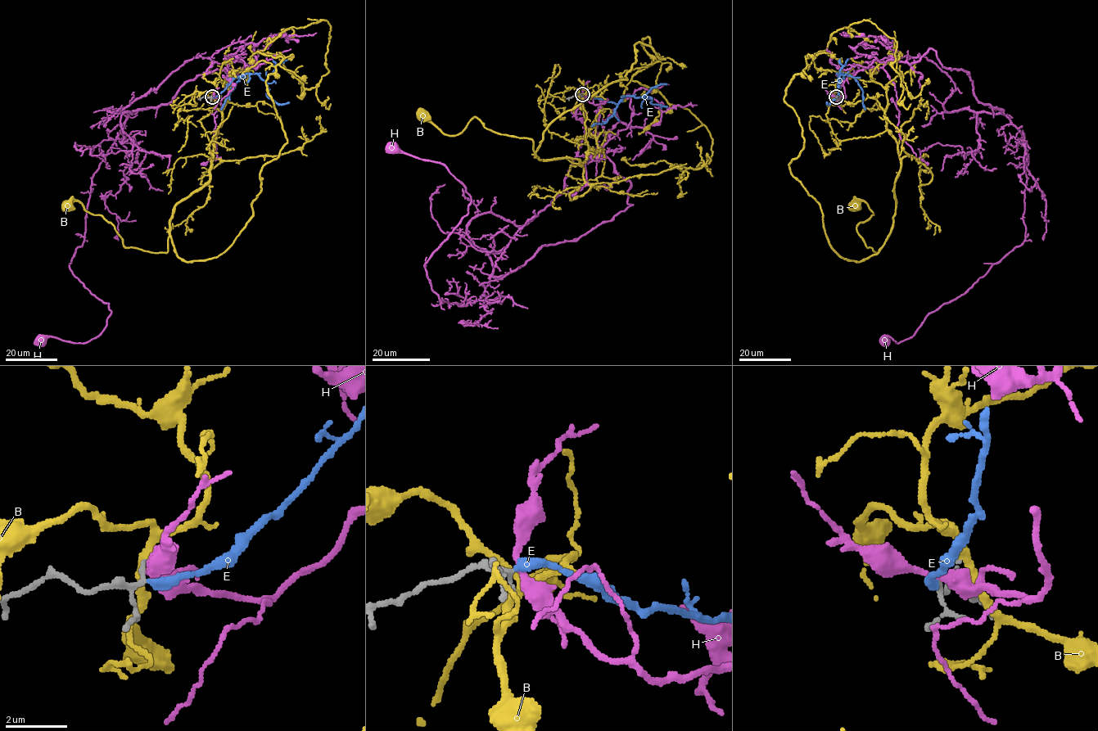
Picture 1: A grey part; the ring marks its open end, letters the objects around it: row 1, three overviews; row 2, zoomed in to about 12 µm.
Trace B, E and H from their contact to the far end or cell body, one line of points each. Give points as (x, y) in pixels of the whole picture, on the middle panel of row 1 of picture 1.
B: (582, 96), (593, 149), (580, 166), (540, 160), (530, 139), (476, 117), (446, 135), (422, 115)
E: (582, 94), (618, 103), (625, 97), (643, 97), (661, 84), (666, 84)
H: (582, 94), (605, 102), (597, 143), (632, 205), (466, 304), (424, 264), (471, 197), (390, 146)

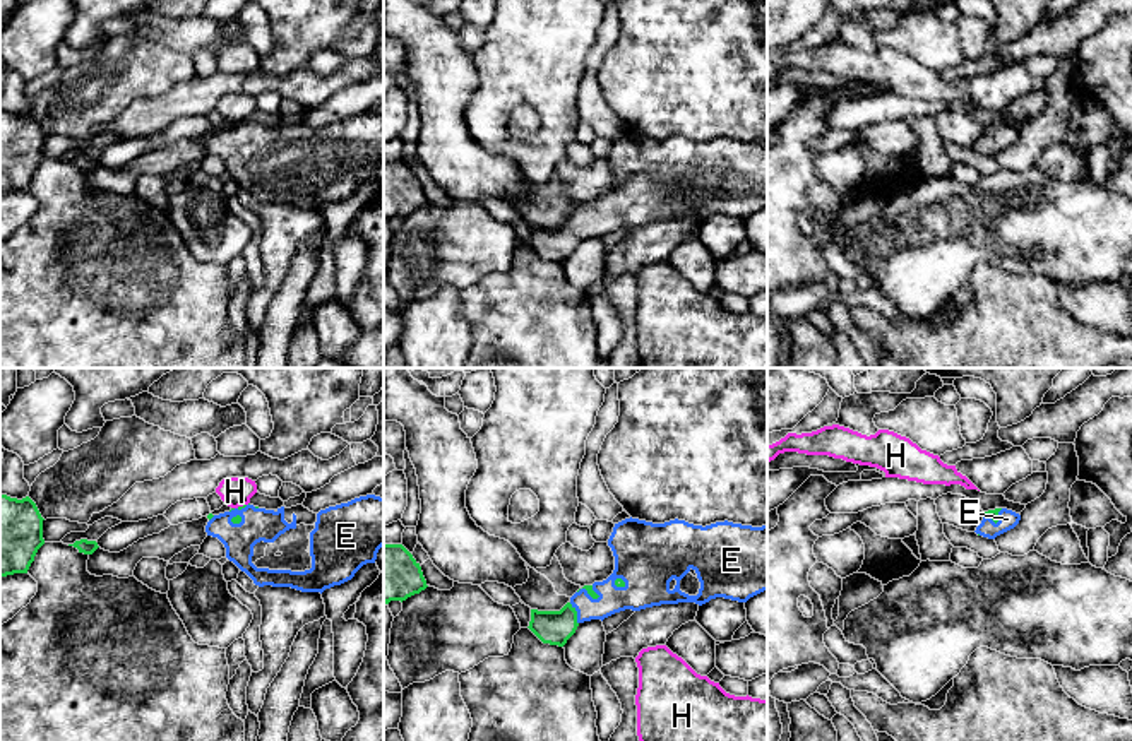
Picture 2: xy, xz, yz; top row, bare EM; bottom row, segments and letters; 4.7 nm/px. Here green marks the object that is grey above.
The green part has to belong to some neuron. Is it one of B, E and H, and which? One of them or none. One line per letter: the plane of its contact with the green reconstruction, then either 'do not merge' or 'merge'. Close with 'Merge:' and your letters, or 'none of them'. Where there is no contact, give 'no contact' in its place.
B: no contact; do not merge
E: meets green in xz; merge
H: meets green in xy; do not merge
Merge: E

